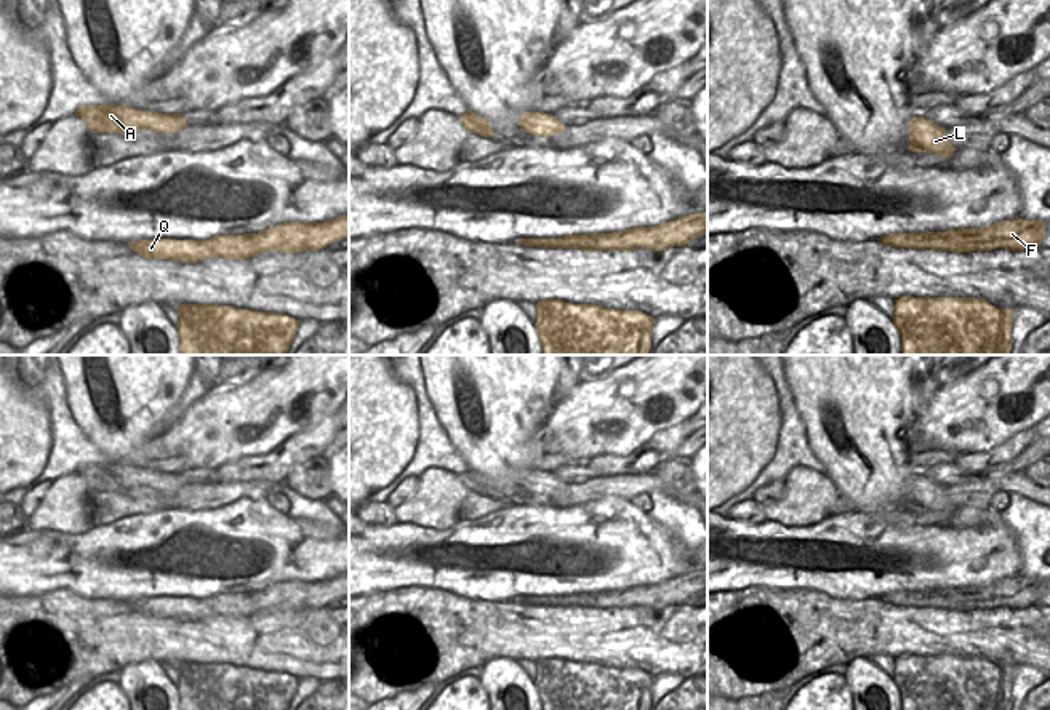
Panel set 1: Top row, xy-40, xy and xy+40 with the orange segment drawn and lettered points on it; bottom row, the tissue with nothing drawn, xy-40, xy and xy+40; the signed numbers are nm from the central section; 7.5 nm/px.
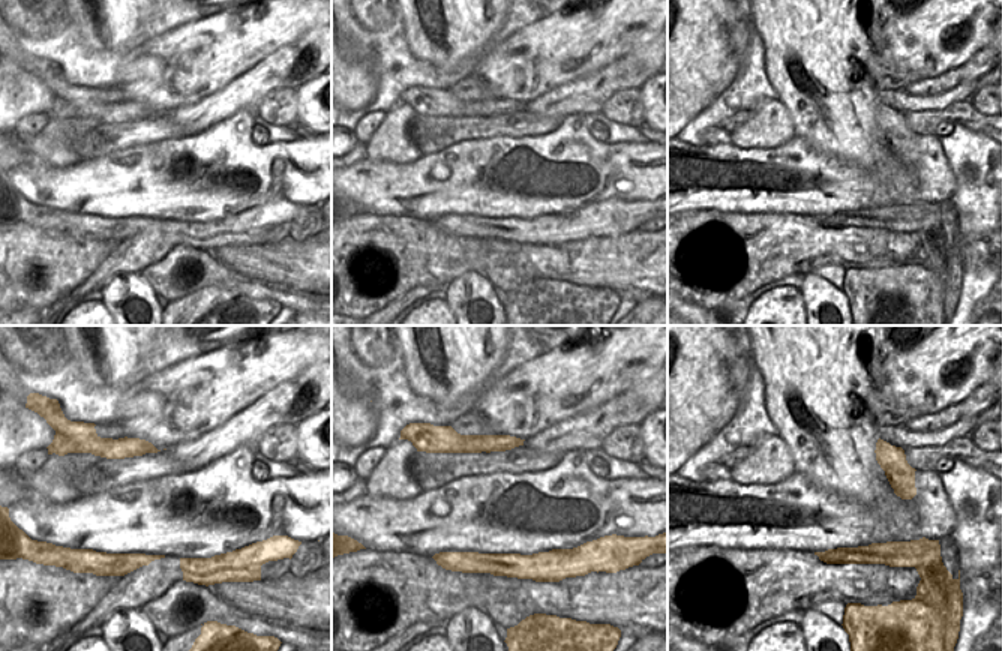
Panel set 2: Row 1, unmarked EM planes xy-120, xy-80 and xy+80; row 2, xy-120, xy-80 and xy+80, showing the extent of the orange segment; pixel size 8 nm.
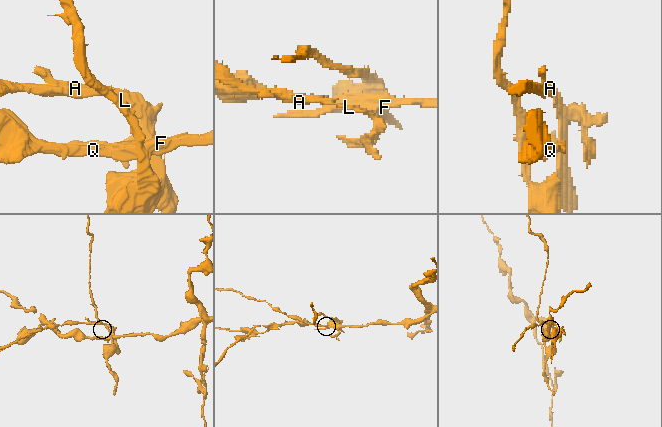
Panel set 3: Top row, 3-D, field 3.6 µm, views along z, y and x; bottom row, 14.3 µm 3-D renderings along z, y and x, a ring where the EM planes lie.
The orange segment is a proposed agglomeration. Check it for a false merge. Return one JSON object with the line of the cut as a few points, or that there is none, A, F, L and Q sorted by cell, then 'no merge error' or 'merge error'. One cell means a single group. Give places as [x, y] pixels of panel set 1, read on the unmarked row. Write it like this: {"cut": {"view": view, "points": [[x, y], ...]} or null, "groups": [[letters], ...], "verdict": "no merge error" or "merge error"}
{"cut": {"view": "xy+40", "points": [[913, 477], [909, 483]]}, "groups": [["A"], ["F", "L", "Q"]], "verdict": "merge error"}

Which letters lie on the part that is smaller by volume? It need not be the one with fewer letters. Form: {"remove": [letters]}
{"remove": ["A"]}

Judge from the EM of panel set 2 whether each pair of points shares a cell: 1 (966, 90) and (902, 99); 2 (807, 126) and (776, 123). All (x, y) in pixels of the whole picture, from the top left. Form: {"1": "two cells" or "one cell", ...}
{"1": "one cell", "2": "two cells"}

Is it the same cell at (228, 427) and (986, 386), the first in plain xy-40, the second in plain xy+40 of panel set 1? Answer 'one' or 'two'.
one

